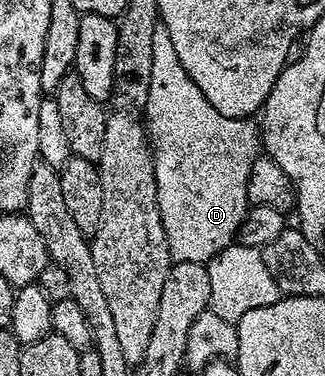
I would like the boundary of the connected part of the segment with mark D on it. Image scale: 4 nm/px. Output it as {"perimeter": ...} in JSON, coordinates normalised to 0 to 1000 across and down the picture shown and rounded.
{"perimeter":[[[486,61],[477,72],[468,125],[477,170],[465,178],[458,253],[440,269],[440,311],[471,391],[489,572],[502,582],[502,614],[514,614],[520,681],[535,697],[637,699],[720,649],[754,564],[772,551],[760,529],[760,473],[772,468],[772,434],[785,434],[806,404],[809,378],[775,319],[702,311],[637,274],[637,253],[625,253],[625,242],[600,231],[600,210],[563,189],[563,168],[551,168],[508,66]]]}

